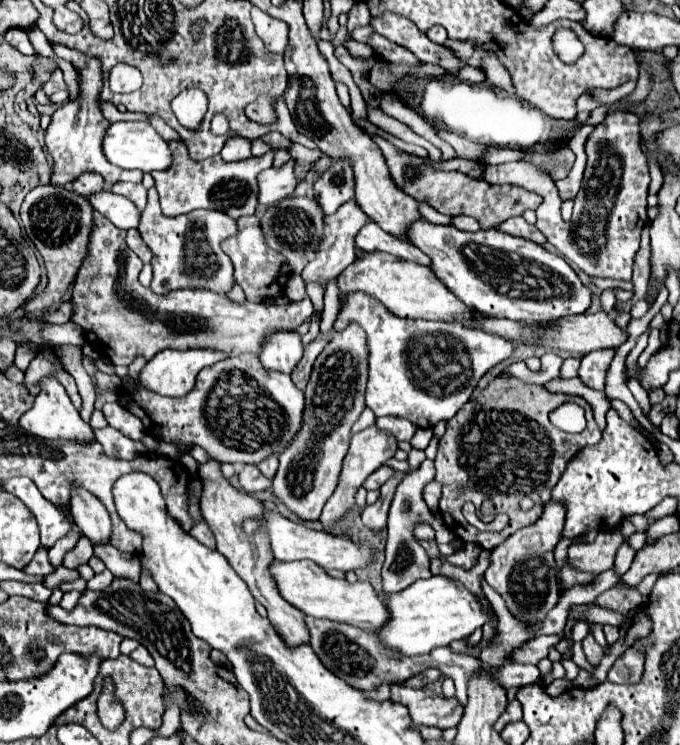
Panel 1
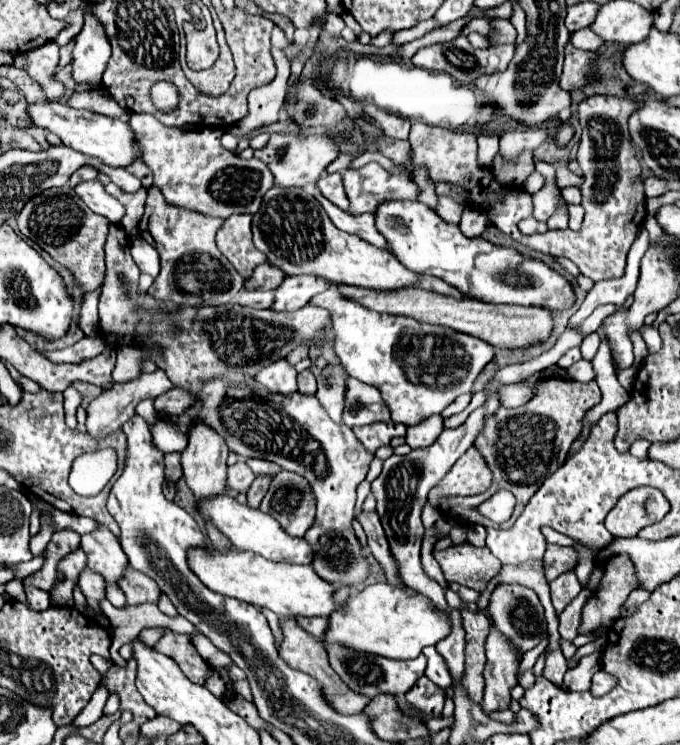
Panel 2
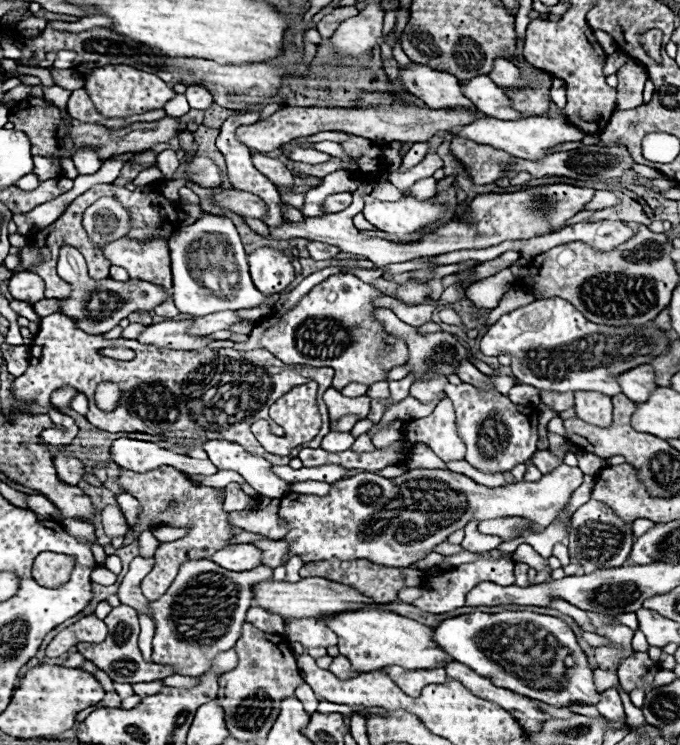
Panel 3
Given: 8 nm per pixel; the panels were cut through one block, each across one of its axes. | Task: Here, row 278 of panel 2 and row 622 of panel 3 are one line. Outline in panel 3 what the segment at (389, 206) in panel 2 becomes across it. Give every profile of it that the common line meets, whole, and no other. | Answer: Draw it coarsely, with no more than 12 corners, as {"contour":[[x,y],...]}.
{"contour":[[536,612],[440,622],[456,662],[556,708],[600,692],[576,634]]}

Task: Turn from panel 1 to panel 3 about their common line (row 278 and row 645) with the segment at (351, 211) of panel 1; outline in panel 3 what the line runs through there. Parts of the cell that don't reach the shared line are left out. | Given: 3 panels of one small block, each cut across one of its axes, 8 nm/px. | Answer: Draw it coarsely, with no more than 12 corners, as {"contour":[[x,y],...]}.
{"contour":[[284,618],[286,640],[328,648],[336,634],[318,618]]}

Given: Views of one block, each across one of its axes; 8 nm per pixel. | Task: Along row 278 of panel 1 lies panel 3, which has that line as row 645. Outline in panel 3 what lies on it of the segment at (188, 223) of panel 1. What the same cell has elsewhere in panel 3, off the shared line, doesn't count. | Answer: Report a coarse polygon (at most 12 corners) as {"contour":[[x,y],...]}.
{"contour":[[182,564],[148,602],[152,660],[204,674],[234,648],[266,566]]}

